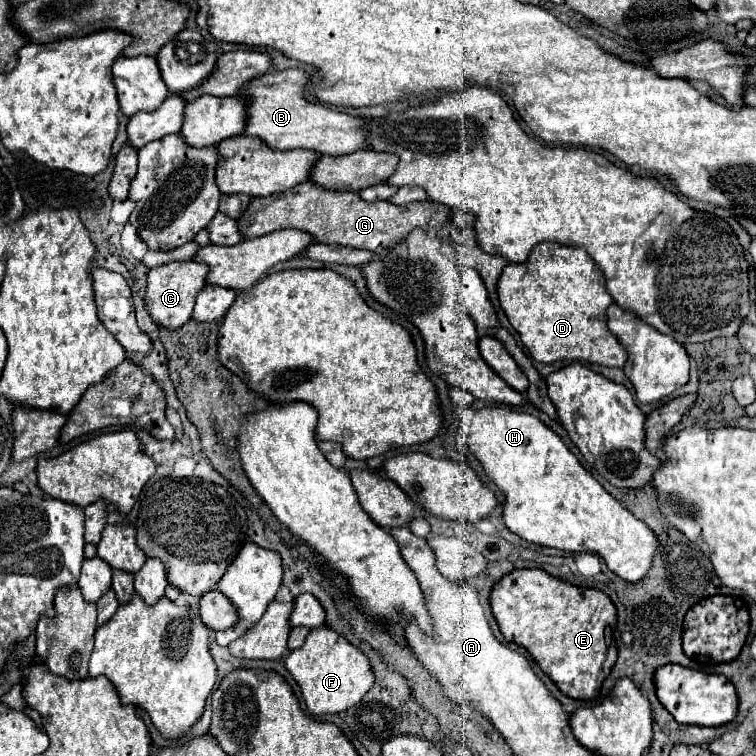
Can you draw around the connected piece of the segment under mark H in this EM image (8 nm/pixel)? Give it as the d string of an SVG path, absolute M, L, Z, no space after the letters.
M488 406L474 414L472 430L464 440L466 448L476 454L482 462L486 474L496 482L496 486L506 494L506 506L502 510L504 524L520 538L556 548L562 552L594 552L600 554L608 570L626 582L642 580L658 552L658 536L640 522L632 512L628 512L612 494L608 494L600 482L578 462L578 458L566 448L562 438L542 424L538 418L516 412L508 406Z

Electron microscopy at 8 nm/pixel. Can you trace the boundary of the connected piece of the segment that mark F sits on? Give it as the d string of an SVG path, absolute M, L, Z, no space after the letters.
M330 626L310 630L304 646L290 652L284 664L298 682L308 710L316 716L338 714L352 708L364 698L364 694L372 688L376 680L368 656Z

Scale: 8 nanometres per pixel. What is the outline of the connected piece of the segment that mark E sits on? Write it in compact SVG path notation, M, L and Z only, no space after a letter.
M540 568L532 570L514 570L506 574L492 590L492 612L500 626L500 632L506 640L516 642L518 646L526 648L534 662L542 668L544 674L552 678L552 682L570 698L592 700L600 694L604 680L610 676L618 650L614 644L606 644L604 630L610 624L616 624L616 608L612 600L596 588L578 588L568 582L562 582Z

